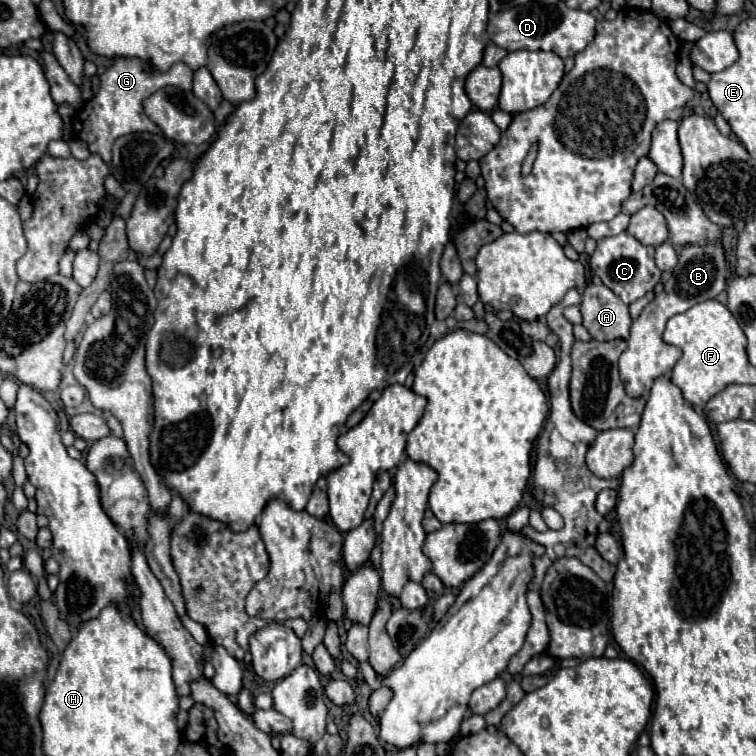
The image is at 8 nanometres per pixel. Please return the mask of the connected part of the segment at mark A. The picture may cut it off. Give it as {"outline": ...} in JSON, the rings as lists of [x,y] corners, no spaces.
{"outline":[[[590,283],[582,293],[580,303],[582,325],[596,341],[626,339],[632,319],[624,305],[608,287]]]}

